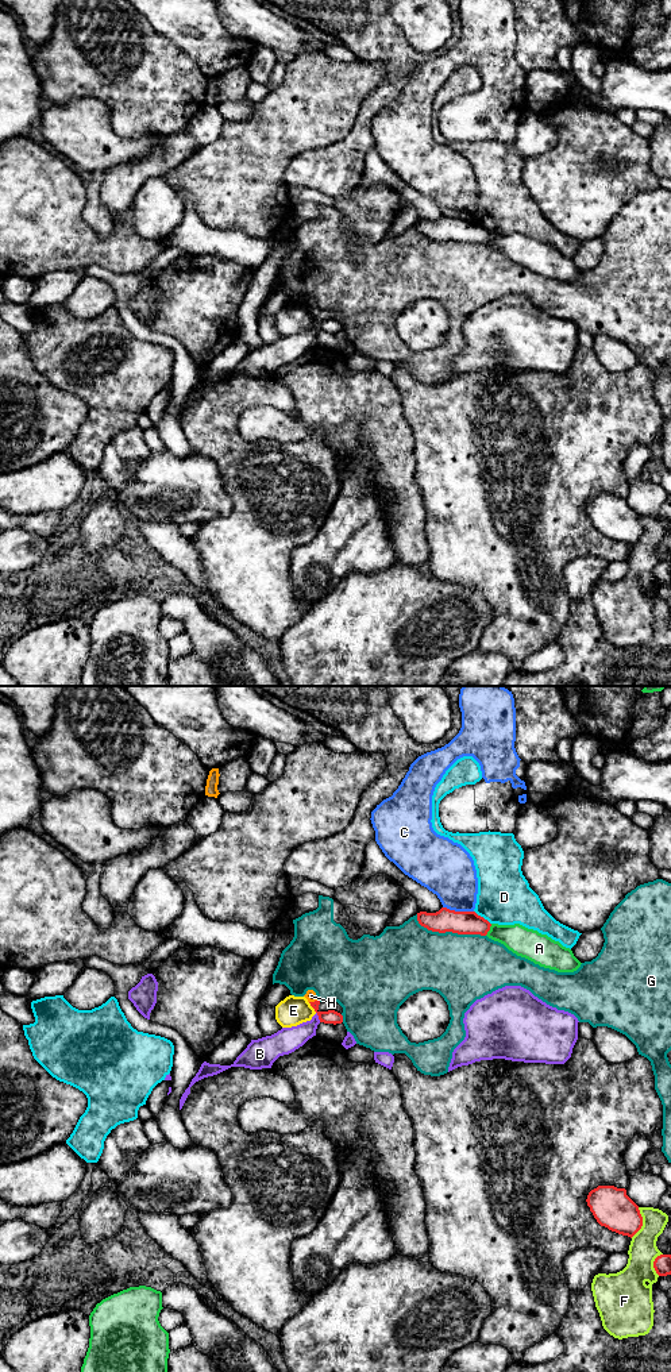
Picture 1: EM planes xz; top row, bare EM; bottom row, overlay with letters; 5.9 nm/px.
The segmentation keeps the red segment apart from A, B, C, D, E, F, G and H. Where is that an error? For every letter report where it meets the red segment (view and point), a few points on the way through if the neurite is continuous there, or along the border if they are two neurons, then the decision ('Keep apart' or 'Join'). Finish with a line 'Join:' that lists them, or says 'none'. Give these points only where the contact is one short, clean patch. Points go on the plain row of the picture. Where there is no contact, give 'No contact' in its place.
A: Touches red at xz (489, 238). Keep apart
B: Touches red at xz (319, 326). Keep apart
C: Touches red at xz (458, 220). Keep apart
D: Touches red at xz (482, 226). Keep apart
E: Touches red at xz (312, 315). Keep apart
F: Touches red at xz (641, 531). Keep apart
G: Touches red at xz (448, 239). Keep apart
H: Touches red at xz (315, 309). Path across: xz (331, 324), (320, 323), (315, 309), (311, 304). Join
Join: H

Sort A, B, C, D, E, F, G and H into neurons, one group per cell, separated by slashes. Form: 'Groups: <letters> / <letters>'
Groups: A / B / C / D / E / F / G / H

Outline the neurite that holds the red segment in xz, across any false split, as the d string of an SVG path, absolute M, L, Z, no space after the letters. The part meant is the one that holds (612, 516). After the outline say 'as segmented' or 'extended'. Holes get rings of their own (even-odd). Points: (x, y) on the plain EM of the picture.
M598 494L589 501L586 510L597 531L612 540L632 547L643 535L639 514L625 497Z | as segmented

